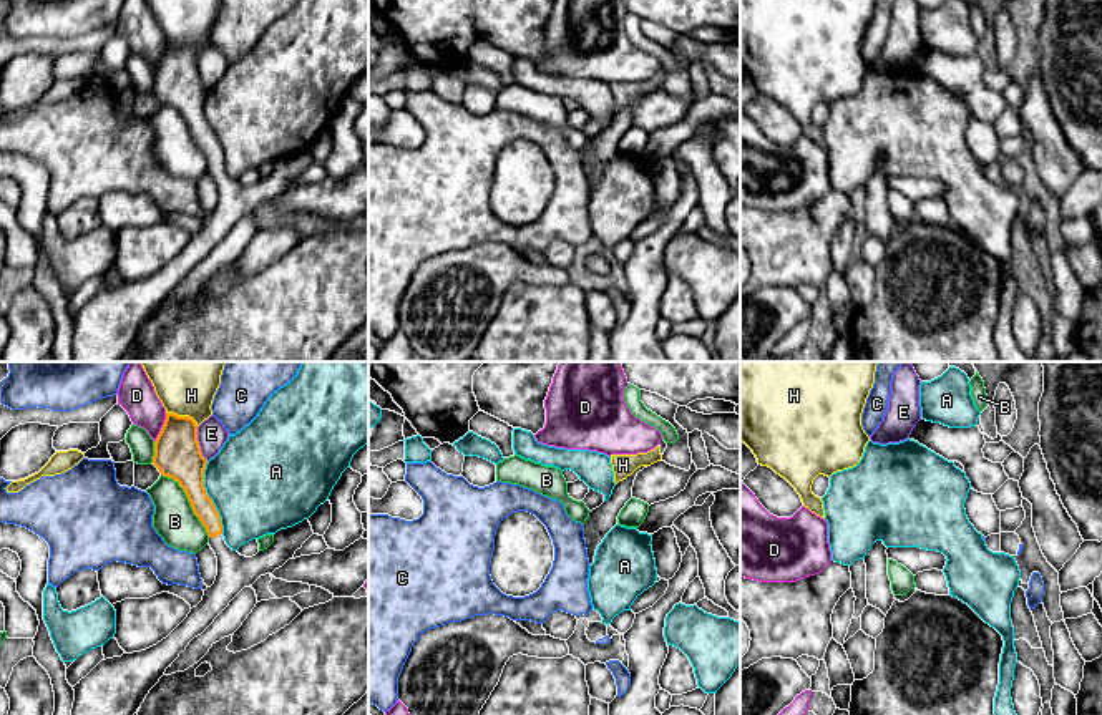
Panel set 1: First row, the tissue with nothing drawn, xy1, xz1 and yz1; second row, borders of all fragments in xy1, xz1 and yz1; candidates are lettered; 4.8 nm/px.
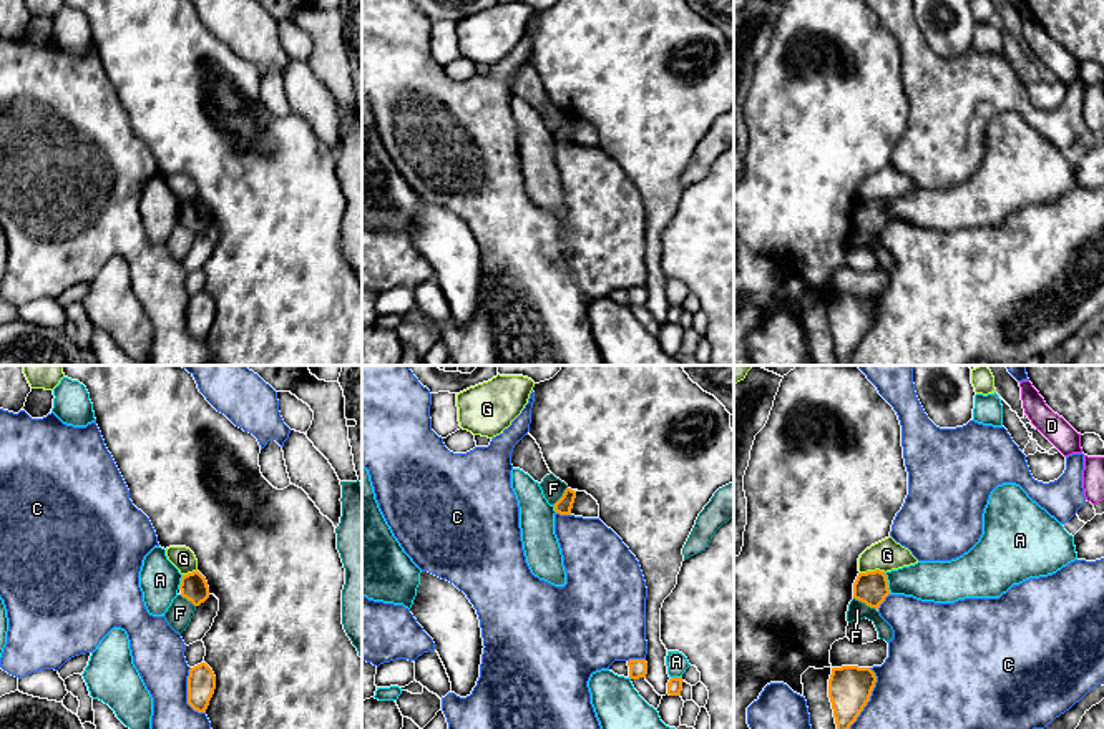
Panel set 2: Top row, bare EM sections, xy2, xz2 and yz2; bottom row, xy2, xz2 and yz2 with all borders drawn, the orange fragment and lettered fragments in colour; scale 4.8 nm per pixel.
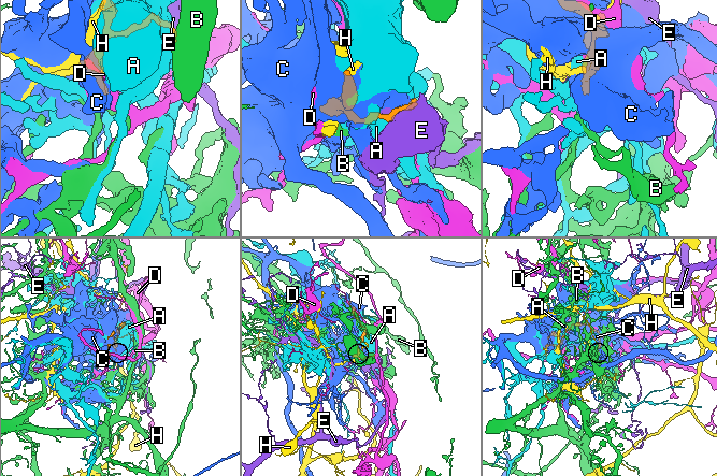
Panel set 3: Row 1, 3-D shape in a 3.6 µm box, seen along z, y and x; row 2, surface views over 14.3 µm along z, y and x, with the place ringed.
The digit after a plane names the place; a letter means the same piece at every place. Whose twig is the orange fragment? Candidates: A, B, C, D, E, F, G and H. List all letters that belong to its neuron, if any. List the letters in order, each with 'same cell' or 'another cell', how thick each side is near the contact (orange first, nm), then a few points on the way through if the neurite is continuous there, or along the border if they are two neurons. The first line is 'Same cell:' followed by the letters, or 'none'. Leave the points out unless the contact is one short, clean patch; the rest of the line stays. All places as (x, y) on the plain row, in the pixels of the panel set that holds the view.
Same cell: none
A: another cell; 220 nm thick on the orange side, 480 nm on the other
B: another cell; 220 nm thick on the orange side, 200 nm on the other
C: another cell; 200 nm thick on the orange side, 500 nm on the other
D: another cell; 220 nm thick on the orange side, 180 nm on the other
E: another cell; 220 nm thick on the orange side, 140 nm on the other
F: another cell; 160 nm thick on the orange side, 90 nm on the other; border along yz2 (854, 225), (875, 238)
G: another cell; 160 nm thick on the orange side, 150 nm on the other
H: another cell; 220 nm thick on the orange side, 220 nm on the other

